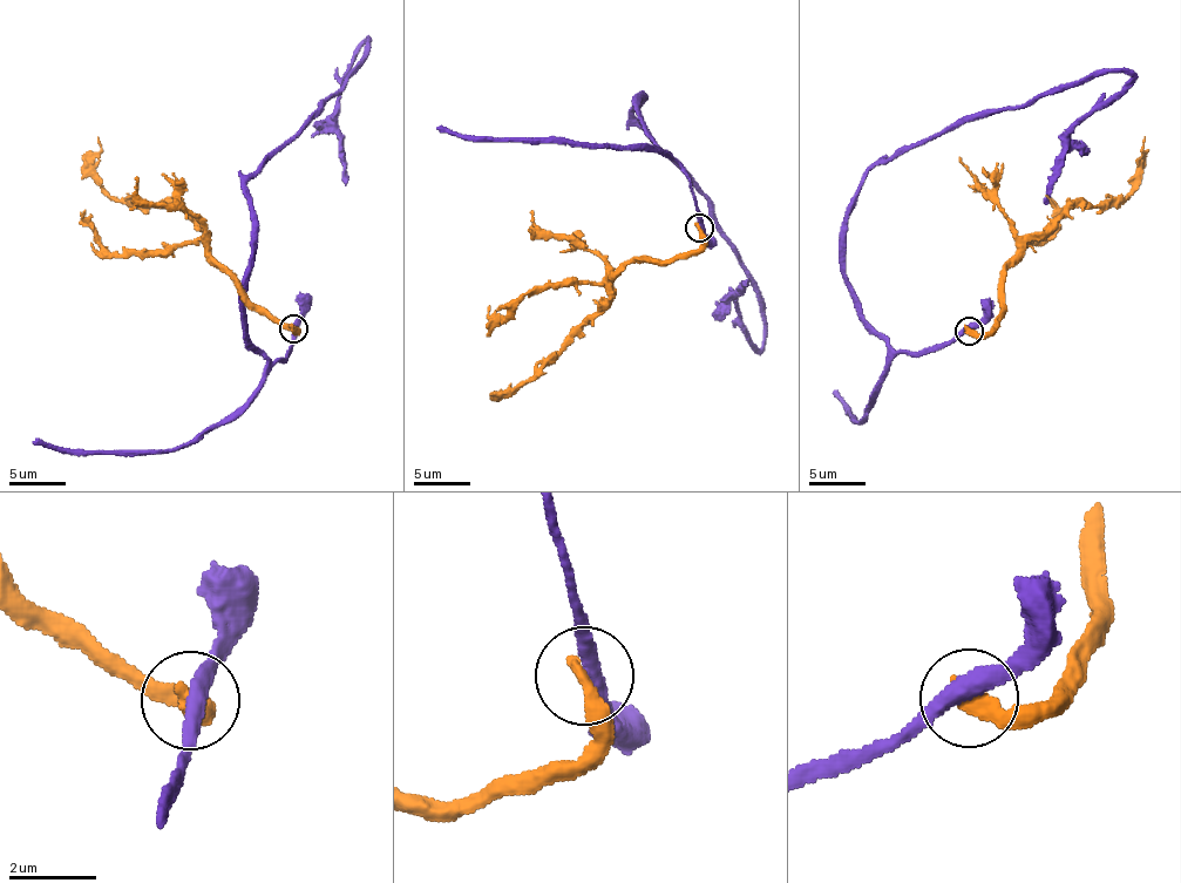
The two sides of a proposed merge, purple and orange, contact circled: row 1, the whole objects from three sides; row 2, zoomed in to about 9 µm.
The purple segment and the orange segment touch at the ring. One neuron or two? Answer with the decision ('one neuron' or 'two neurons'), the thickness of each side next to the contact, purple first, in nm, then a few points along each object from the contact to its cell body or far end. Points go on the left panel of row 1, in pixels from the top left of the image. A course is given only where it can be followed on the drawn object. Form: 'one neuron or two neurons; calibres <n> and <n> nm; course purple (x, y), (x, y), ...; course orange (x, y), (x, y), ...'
two neurons; calibres 380 and 420 nm; course purple (294, 330), (284, 359), (271, 361), (248, 334), (244, 187), (334, 95), (366, 39), (336, 114), (346, 184); course orange (294, 330), (258, 307), (211, 256), (206, 231), (180, 206), (119, 202), (95, 169), (100, 149), (97, 137)

